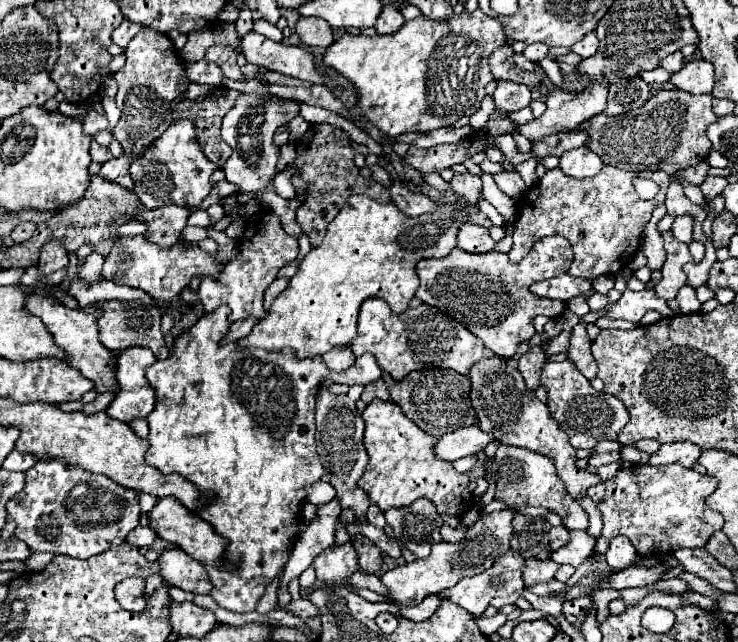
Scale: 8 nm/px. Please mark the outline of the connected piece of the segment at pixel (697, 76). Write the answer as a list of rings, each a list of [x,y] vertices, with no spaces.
[[[690,60],[670,76],[670,84],[690,94],[710,94],[714,88],[714,68],[706,60]]]

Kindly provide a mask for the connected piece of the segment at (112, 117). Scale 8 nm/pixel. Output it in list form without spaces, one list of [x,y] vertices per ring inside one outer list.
[[[104,97],[102,103],[109,121],[109,128],[114,128],[120,119],[120,110],[117,108],[114,98]]]

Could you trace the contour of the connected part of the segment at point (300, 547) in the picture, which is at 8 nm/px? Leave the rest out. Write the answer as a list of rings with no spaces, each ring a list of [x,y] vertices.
[[[332,498],[326,504],[316,506],[316,516],[308,524],[308,528],[298,536],[298,542],[292,548],[290,560],[284,566],[284,576],[280,586],[288,586],[288,582],[300,576],[318,556],[318,552],[330,548],[334,544],[336,520],[342,512],[338,498]]]

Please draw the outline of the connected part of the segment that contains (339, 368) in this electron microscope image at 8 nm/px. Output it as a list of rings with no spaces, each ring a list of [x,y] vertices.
[[[336,346],[330,352],[326,352],[322,358],[324,358],[324,362],[328,364],[328,368],[332,372],[346,372],[356,360],[350,346]]]

